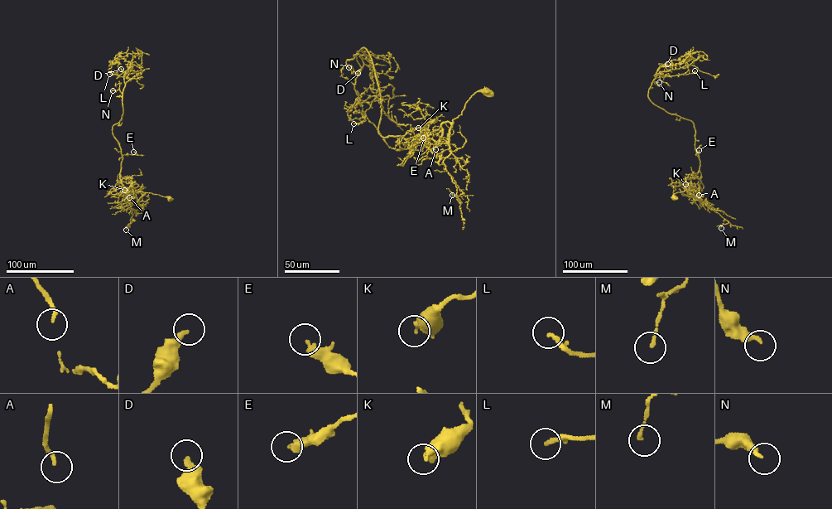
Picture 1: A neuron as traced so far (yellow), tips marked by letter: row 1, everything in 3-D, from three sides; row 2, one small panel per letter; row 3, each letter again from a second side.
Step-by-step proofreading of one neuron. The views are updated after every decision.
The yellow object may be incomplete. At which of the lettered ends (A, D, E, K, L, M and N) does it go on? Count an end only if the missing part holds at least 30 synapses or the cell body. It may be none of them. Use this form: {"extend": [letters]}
{"extend": ["A", "D", "L"]}

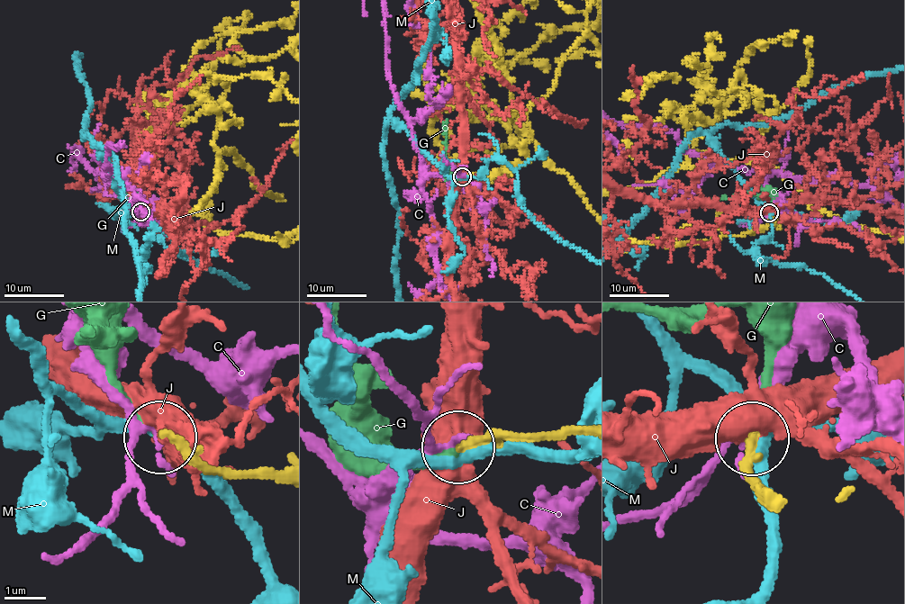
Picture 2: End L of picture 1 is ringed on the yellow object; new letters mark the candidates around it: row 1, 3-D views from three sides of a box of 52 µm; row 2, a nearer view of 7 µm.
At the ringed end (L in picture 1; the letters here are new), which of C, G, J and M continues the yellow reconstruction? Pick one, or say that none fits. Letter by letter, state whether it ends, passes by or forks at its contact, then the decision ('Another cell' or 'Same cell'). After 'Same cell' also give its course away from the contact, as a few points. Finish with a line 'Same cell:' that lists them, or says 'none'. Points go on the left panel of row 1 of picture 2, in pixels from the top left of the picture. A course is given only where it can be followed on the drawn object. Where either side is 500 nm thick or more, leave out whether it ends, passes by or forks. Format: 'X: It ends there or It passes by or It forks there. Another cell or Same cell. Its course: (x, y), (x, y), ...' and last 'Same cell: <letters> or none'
C: It passes by. Another cell
G: It ends there. Same cell
J: Another cell
M: It passes by. Another cell
Same cell: G

